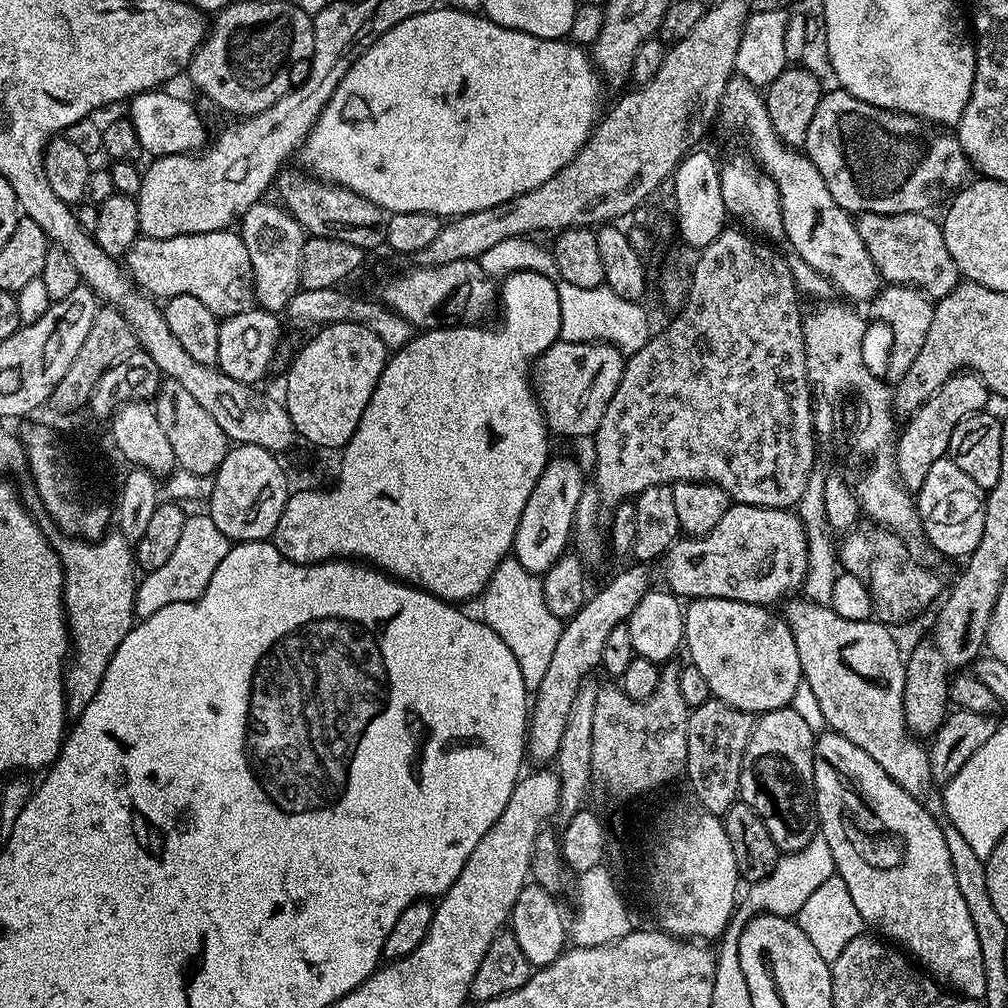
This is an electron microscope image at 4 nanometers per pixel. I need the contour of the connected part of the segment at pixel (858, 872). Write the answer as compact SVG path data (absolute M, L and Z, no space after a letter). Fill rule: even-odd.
M831 730L821 731L816 736L814 754L818 832L826 838L830 854L834 854L836 875L846 882L854 910L858 910L869 929L877 928L872 930L885 941L899 945L941 985L970 1000L980 1000L986 990L982 949L978 946L974 922L970 922L970 910L966 910L966 901L958 891L940 821L933 818L913 796L906 794L906 790L902 790L902 786L898 786L898 782L894 782L894 778L890 778L890 774L886 774L870 754L866 754L866 750L854 746L850 738L842 738L842 734Z

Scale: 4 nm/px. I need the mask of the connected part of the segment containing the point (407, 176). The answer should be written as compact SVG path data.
M449 6L431 8L426 14L414 14L414 18L406 18L406 22L398 22L370 50L366 50L346 70L346 78L338 82L338 90L326 102L318 122L312 127L308 141L298 153L306 167L312 168L311 175L315 179L330 184L339 184L341 188L348 188L351 192L362 194L370 202L374 202L385 212L429 212L441 218L459 218L486 210L490 206L498 206L518 194L526 194L542 182L547 182L573 160L583 150L588 137L601 115L600 84L592 57L581 45L569 42L567 39L547 40L534 38L530 34L522 34L518 30L510 30L498 26L483 14L475 12L459 12Z

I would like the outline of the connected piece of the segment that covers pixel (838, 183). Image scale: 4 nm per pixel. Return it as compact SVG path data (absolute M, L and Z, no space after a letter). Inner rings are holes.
M843 90L835 91L825 91L821 95L820 101L818 102L818 110L814 110L814 118L810 118L810 126L806 130L806 142L804 143L802 151L805 156L810 158L810 162L814 162L818 174L822 174L822 182L826 182L826 190L830 190L834 202L838 202L838 206L844 208L849 214L859 214L861 212L873 212L874 214L927 213L929 211L928 207L932 204L932 195L935 194L936 188L952 188L951 190L956 190L969 179L968 172L970 173L970 165L968 155L966 155L960 145L959 135L952 133L951 136L948 133L951 131L945 130L940 126L933 126L927 120L919 120L917 116L911 116L905 112L891 112L878 106L870 106L866 102L854 98L854 94Z

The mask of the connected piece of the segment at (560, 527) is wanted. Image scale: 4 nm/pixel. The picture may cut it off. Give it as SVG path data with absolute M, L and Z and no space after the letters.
M564 456L557 460L556 457L549 459L534 490L528 495L526 510L522 510L522 518L518 518L518 530L512 539L511 555L522 562L526 570L546 573L560 556L569 551L576 523L576 507L585 487L584 472L574 461Z

